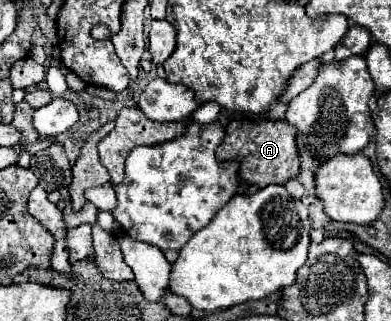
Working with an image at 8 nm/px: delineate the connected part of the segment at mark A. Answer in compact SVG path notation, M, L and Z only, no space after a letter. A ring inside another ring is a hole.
M237 116L225 128L225 138L217 146L219 160L239 160L241 180L265 188L267 184L283 184L299 174L299 154L295 142L297 130L285 120L271 120L269 116L249 120Z

